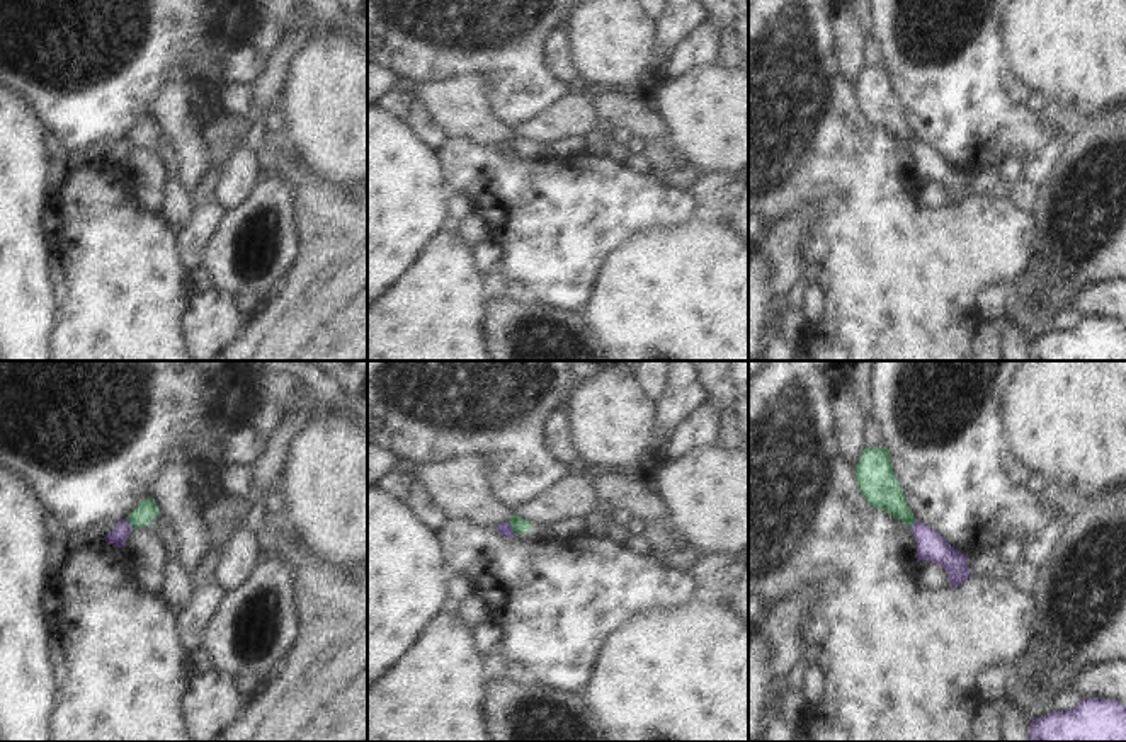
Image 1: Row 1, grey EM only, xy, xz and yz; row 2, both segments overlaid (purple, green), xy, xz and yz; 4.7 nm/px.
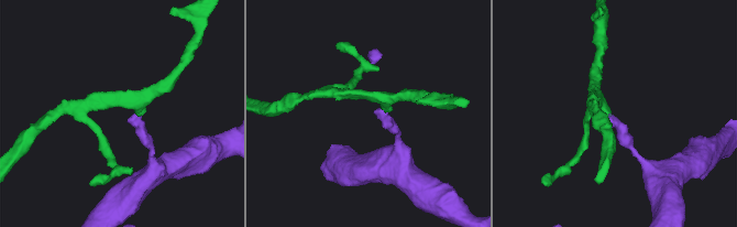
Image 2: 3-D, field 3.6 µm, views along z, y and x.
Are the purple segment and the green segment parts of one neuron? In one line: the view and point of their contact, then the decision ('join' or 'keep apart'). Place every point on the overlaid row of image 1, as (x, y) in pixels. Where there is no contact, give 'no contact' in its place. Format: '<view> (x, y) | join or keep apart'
xz (511, 528) | keep apart

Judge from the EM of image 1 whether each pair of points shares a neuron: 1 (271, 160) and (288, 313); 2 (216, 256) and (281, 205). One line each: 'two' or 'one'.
1: one
2: one

